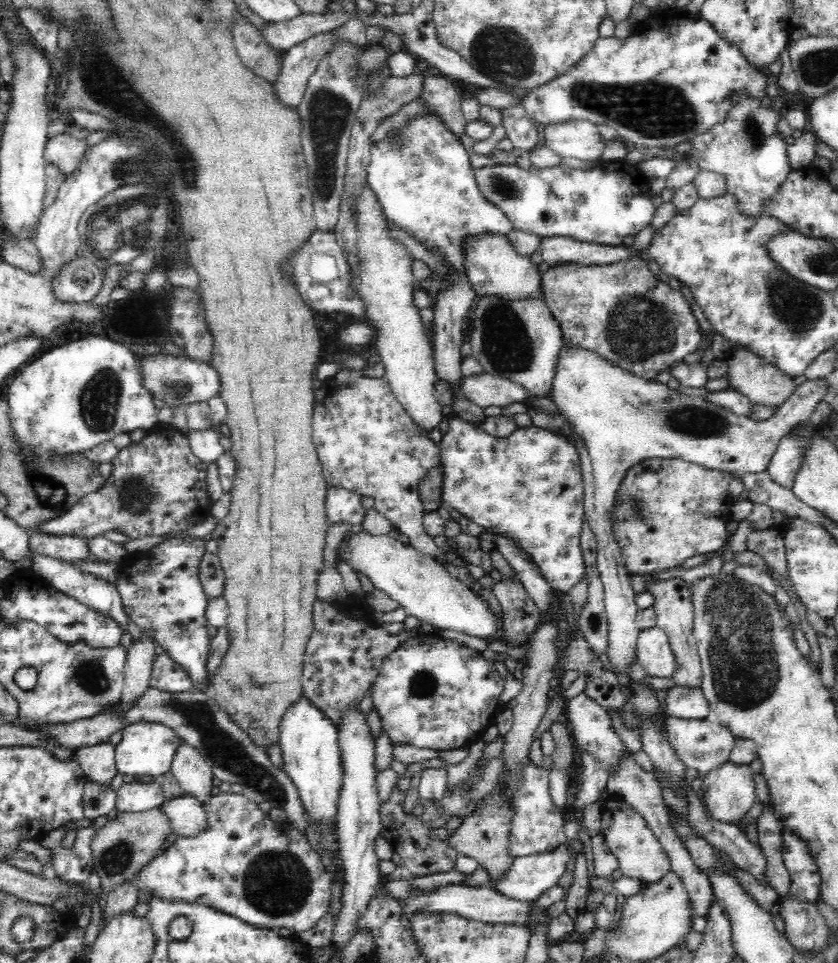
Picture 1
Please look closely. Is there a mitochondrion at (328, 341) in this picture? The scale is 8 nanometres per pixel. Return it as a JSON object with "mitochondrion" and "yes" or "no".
{"mitochondrion":"no"}

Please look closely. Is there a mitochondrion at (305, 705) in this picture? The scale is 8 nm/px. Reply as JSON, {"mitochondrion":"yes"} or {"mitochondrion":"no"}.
{"mitochondrion":"no"}

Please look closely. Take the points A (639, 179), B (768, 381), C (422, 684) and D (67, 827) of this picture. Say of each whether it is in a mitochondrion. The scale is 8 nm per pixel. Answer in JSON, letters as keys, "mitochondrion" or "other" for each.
{"A":"other","B":"other","C":"mitochondrion","D":"other"}

